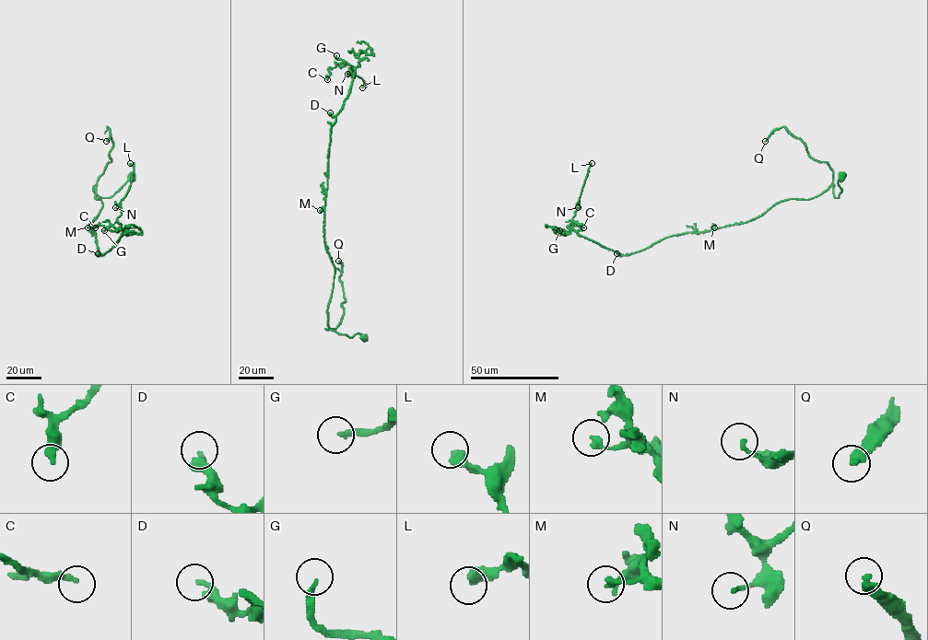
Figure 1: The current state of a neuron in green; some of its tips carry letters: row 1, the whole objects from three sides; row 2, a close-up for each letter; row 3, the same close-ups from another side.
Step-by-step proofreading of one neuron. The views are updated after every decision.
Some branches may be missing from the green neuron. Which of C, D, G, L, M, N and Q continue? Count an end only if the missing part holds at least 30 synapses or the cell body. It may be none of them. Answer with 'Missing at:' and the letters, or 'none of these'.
Missing at: G, Q

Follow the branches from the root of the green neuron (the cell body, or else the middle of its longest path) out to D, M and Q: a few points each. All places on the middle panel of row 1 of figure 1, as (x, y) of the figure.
D: (364, 337), (325, 329), (335, 272), (324, 238), (328, 149), (335, 122), (330, 112)
M: (364, 337), (325, 329), (335, 267), (325, 248), (324, 212), (320, 210)
Q: (364, 337), (358, 333), (348, 337), (325, 329), (335, 329), (344, 313), (341, 304), (346, 297), (338, 261)

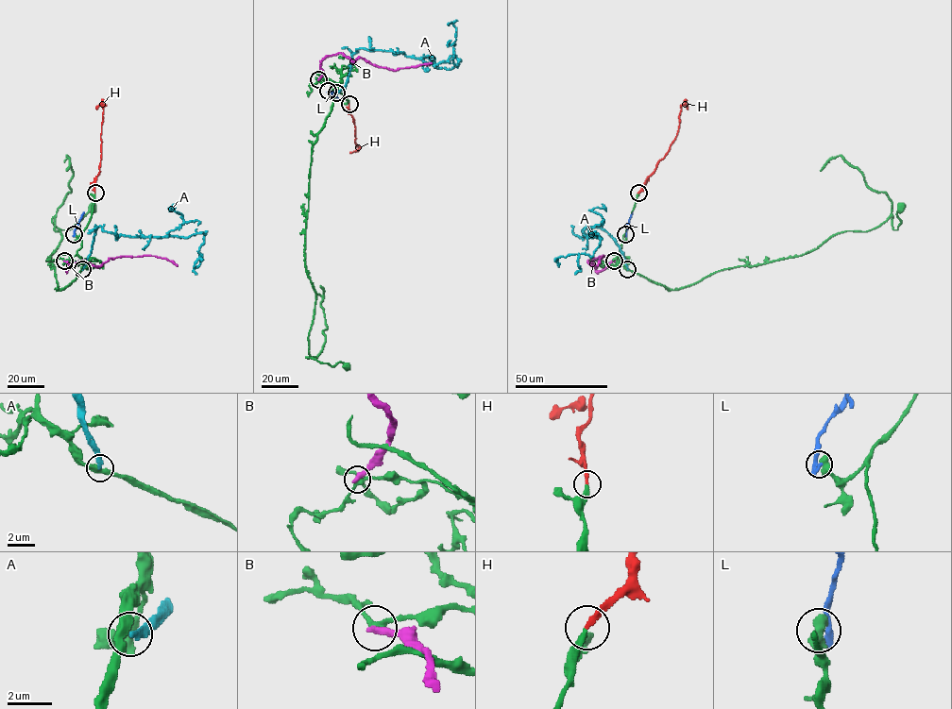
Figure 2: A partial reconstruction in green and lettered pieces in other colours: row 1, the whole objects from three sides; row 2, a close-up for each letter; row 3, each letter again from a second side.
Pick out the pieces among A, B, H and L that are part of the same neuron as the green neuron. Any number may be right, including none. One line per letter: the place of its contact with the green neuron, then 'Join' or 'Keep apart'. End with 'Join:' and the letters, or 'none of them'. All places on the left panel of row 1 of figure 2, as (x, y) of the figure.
A: Touches green at (82, 269). Keep apart
B: Touches green at (64, 261). Keep apart
H: Touches green at (95, 193). Join
L: Touches green at (74, 234). Keep apart
Join: H

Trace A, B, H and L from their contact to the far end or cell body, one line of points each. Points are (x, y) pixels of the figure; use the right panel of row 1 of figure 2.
A: (628, 269), (614, 240), (586, 227), (586, 236), (599, 234), (600, 244), (592, 256), (560, 256), (559, 267)
B: (614, 261), (597, 271), (587, 260), (596, 266), (592, 259), (604, 256), (601, 257), (598, 266)
H: (638, 193), (676, 136), (681, 107), (686, 104), (688, 108)
L: (625, 234), (632, 212)

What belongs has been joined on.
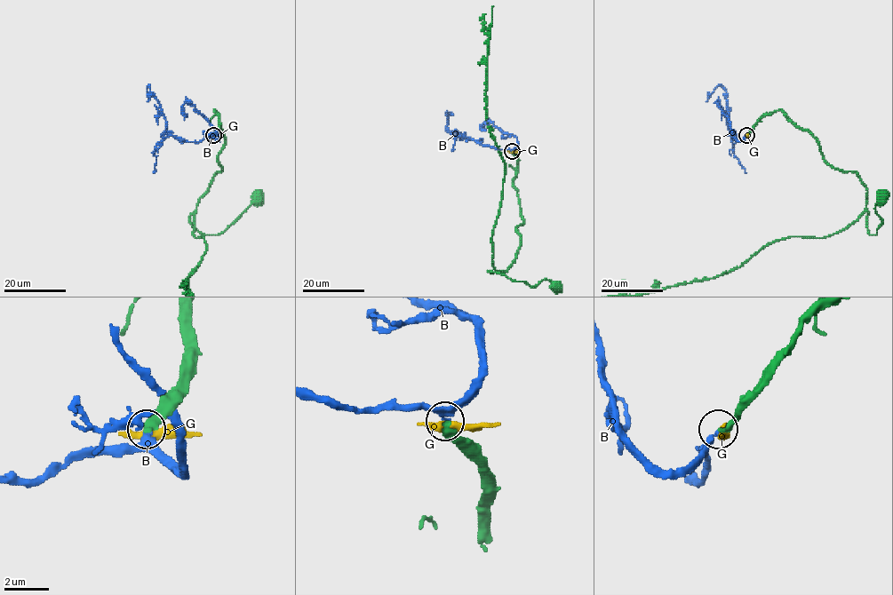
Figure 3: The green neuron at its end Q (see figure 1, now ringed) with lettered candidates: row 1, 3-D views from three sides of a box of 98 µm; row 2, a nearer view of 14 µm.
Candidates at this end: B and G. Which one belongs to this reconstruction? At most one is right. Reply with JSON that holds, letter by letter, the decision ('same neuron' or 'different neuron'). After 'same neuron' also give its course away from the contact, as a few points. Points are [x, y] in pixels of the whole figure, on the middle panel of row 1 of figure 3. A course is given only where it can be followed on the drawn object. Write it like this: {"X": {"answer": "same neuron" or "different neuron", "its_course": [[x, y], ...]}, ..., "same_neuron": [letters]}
{"B": {"answer": "same neuron", "its_course": [[512, 151], [482, 145], [468, 138], [464, 133], [445, 130], [449, 113], [445, 112]]}, "G": {"answer": "different neuron"}, "same_neuron": ["B"]}

